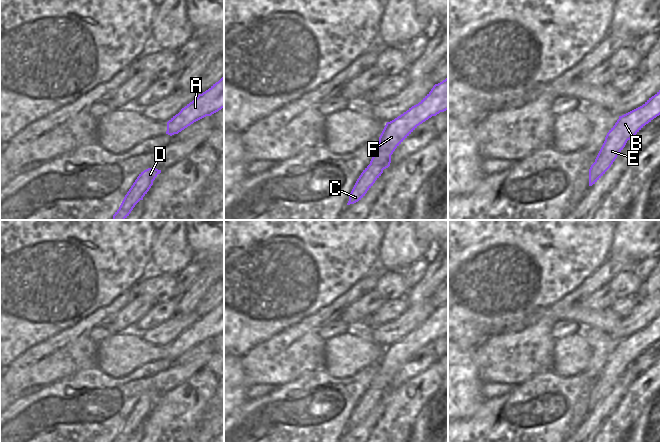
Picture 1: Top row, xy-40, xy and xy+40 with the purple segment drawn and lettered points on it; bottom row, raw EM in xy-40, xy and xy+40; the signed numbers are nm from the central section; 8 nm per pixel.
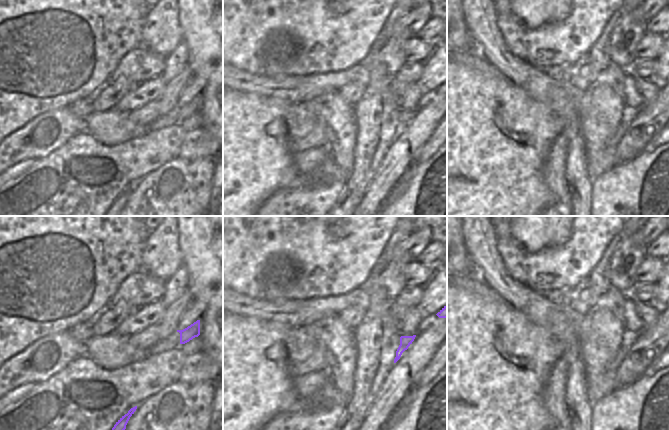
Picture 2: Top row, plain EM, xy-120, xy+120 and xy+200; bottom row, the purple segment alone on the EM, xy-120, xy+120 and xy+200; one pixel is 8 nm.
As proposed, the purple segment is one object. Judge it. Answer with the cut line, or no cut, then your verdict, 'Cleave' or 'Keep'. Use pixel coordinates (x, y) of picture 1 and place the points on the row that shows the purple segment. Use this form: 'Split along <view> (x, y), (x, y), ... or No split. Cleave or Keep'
No split. Keep.

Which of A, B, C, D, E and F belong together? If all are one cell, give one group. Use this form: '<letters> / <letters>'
A B C D E F

